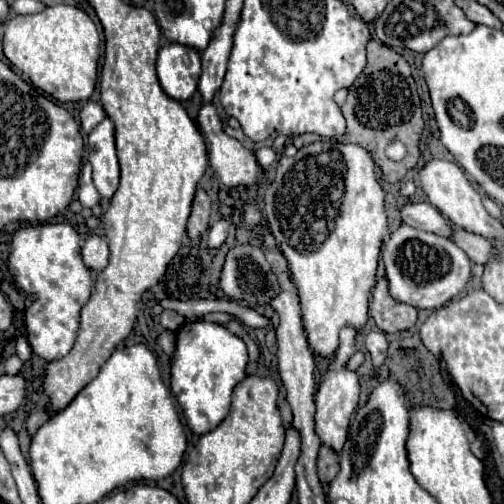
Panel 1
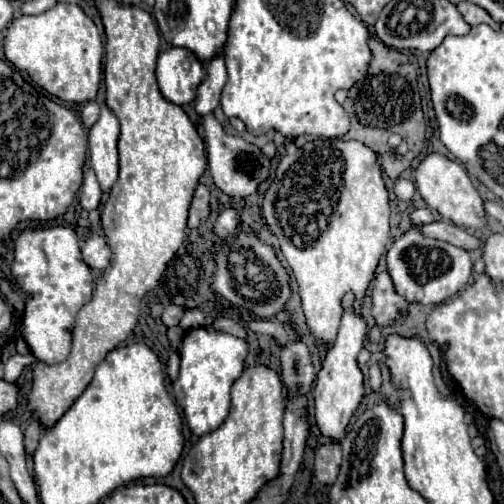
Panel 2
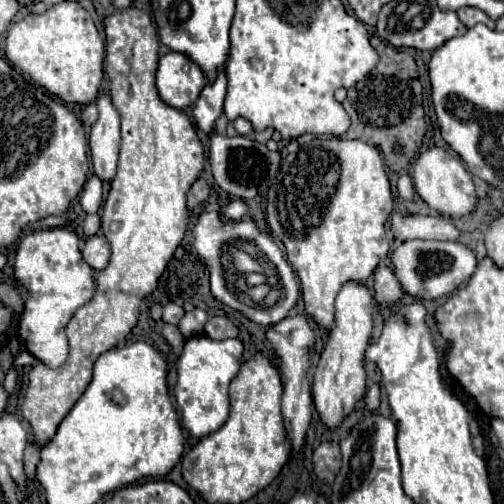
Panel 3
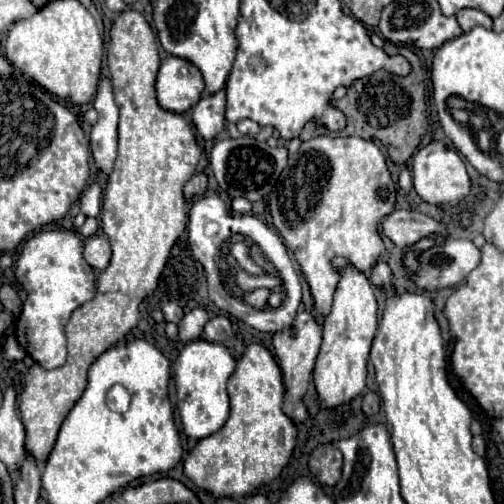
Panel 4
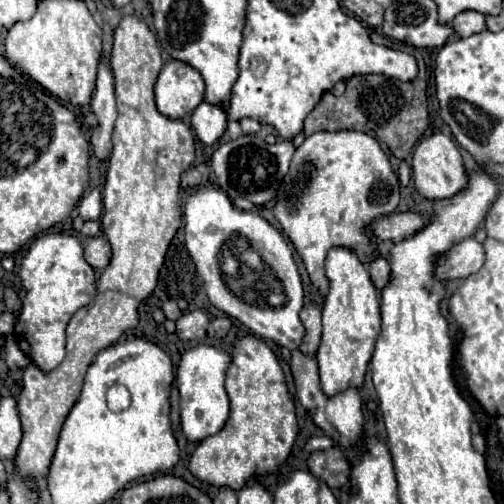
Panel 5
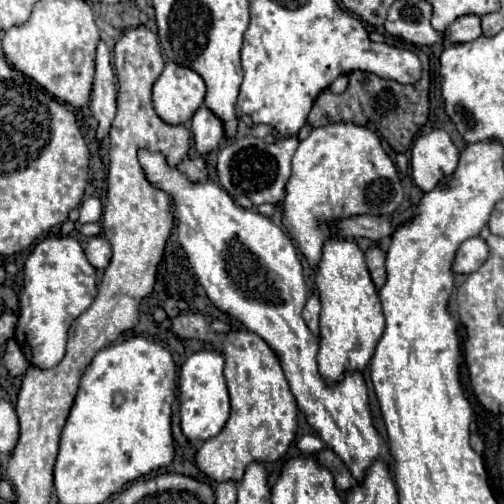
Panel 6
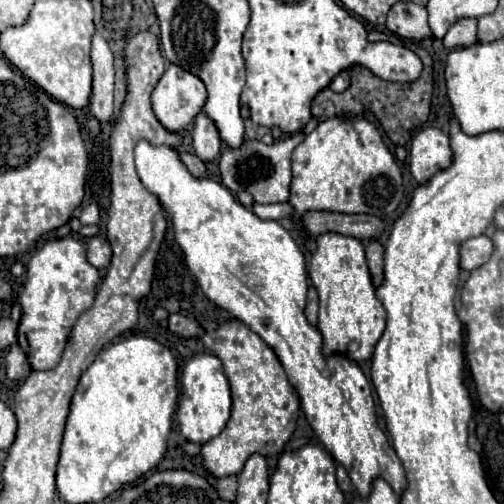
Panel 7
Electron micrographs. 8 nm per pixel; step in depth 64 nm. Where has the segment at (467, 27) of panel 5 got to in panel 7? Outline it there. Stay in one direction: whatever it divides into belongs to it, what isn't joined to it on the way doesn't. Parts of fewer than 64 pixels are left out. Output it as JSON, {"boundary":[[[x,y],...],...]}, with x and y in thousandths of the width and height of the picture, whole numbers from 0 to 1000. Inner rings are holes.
{"boundary":[[[917,36],[909,40],[881,71],[881,91],[889,99],[901,99],[905,91],[933,91],[944,83],[944,40],[940,36]]]}

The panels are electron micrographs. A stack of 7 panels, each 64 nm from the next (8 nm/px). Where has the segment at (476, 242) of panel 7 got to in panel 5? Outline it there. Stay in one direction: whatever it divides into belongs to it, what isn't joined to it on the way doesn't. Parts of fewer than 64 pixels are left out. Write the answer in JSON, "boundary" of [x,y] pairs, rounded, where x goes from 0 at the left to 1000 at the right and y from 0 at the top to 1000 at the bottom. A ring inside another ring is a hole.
{"boundary":[[[929,472],[909,480],[881,508],[873,508],[865,524],[865,552],[869,556],[925,552],[948,540],[956,524],[960,524],[960,488],[944,472]]]}

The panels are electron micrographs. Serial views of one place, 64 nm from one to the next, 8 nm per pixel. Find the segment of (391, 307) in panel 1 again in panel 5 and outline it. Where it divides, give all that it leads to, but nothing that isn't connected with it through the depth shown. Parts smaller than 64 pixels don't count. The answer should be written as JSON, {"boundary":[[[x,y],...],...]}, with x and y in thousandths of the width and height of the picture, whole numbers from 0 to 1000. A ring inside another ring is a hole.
{"boundary":[[[746,508],[734,524],[730,524],[730,540],[742,563],[770,563],[774,556],[774,532],[770,532],[770,516],[758,508]]]}

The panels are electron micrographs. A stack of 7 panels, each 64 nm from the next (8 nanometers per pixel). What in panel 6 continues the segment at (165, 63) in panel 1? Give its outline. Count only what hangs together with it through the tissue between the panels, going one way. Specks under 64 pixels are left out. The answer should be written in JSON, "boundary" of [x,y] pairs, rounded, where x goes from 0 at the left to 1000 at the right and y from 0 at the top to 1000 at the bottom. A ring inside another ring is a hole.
{"boundary":[[[333,123],[306,167],[302,202],[310,226],[341,250],[369,246],[401,210],[409,190],[405,159],[357,127]]]}

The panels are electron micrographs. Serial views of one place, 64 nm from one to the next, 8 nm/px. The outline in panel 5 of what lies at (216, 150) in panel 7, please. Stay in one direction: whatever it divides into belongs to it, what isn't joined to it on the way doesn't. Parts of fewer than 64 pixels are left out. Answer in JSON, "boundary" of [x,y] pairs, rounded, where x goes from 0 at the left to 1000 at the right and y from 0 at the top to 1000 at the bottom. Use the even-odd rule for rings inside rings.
{"boundary":[[[401,202],[381,222],[377,246],[381,246],[381,258],[385,258],[389,274],[405,290],[421,290],[425,282],[433,282],[433,274],[448,258],[448,222],[440,214],[429,214],[425,206]]]}

